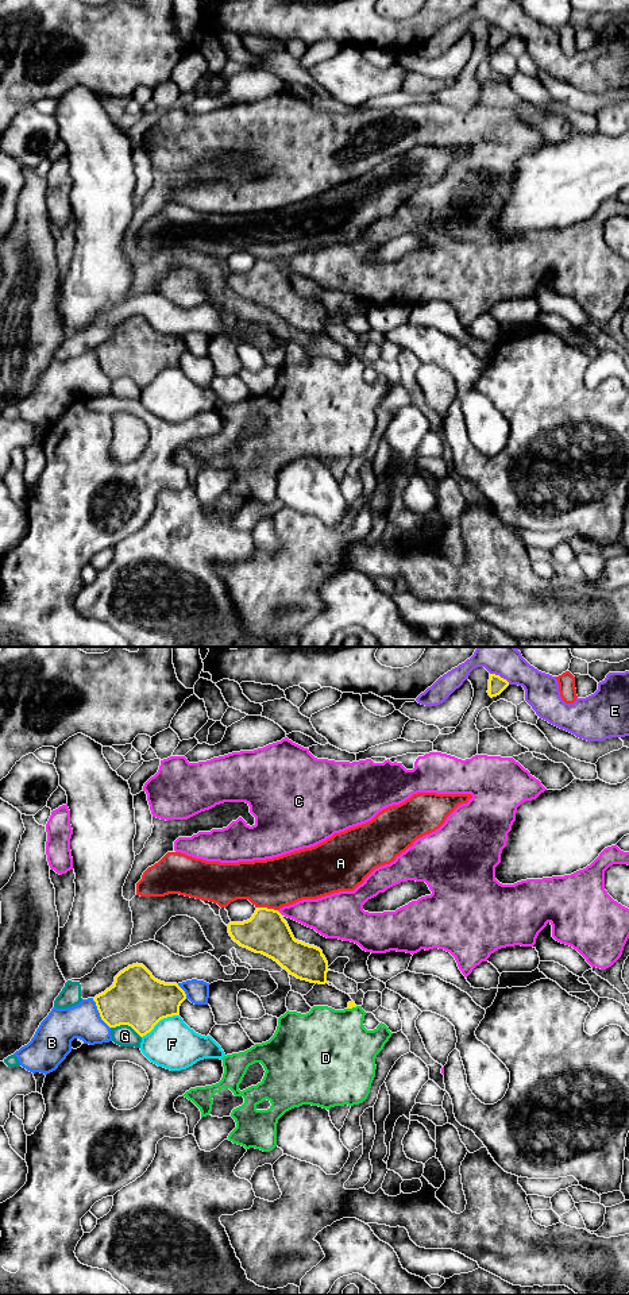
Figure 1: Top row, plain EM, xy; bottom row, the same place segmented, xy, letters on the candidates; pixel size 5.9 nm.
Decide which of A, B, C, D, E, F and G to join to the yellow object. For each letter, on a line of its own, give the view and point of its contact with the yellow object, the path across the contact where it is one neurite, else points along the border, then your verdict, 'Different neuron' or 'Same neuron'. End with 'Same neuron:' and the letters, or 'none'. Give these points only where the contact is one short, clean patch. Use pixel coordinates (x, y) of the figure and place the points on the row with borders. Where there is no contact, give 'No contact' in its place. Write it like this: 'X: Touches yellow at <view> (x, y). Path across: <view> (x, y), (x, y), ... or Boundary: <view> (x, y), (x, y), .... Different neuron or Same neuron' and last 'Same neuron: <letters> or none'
A: Touches yellow at xy (267, 909). Different neuron
B: Touches yellow at xy (99, 1012). Different neuron
C: Touches yellow at xy (278, 912). Different neuron
D: Touches yellow at xy (351, 1008). Path across: xy (351, 1005), (351, 1008), (351, 1018), (334, 1045). Same neuron
E: Touches yellow at xy (498, 675). Different neuron
F: Touches yellow at xy (159, 1020). Different neuron
G: Touches yellow at xy (126, 1024). Different neuron
Same neuron: D

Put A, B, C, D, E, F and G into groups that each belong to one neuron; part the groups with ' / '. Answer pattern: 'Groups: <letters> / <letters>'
Groups: A / B / C / D / E / F / G

